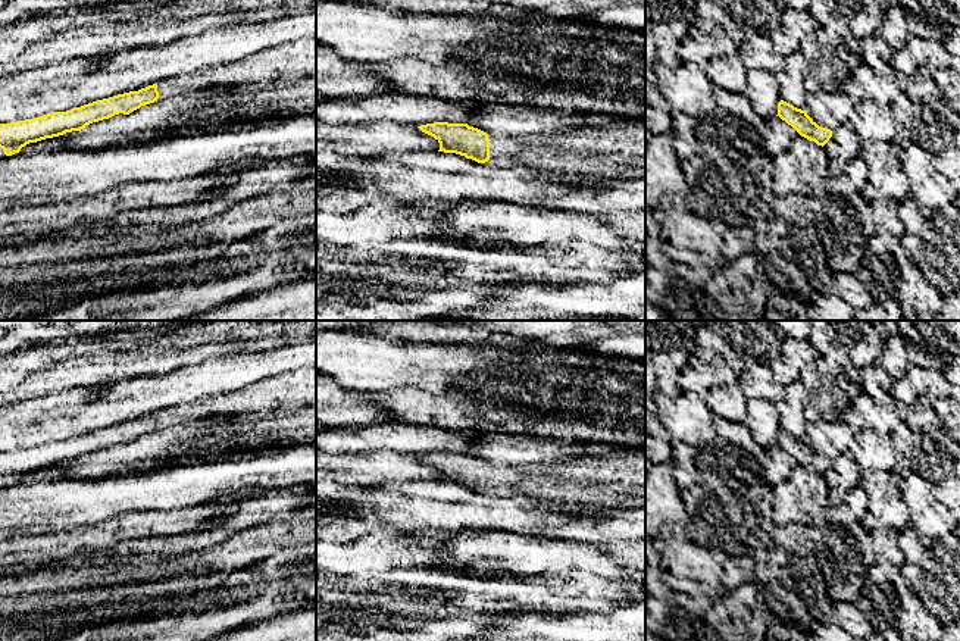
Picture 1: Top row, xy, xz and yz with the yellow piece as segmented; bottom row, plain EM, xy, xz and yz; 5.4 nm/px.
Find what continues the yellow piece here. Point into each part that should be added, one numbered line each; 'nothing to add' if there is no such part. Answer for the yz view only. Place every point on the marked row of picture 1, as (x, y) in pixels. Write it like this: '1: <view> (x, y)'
nothing to add

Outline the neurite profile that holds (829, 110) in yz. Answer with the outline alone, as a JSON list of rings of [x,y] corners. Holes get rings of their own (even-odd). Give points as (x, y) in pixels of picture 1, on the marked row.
[[[844,91],[838,93],[809,93],[806,94],[807,115],[822,128],[835,131],[850,121],[854,100]]]

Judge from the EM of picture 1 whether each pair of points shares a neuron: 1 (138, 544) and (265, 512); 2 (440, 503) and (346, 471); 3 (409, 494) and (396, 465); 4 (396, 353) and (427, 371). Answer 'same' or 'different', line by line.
1: same
2: different
3: different
4: same

